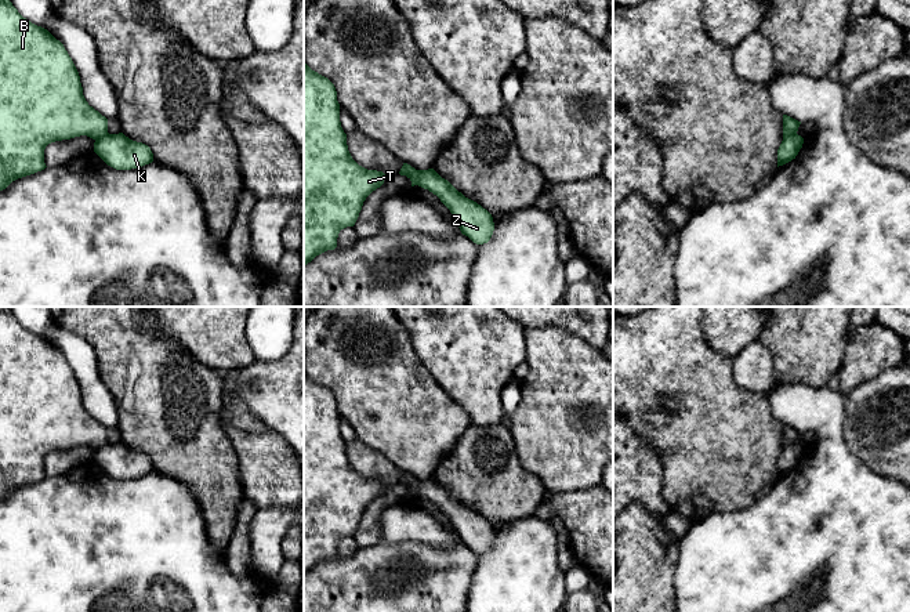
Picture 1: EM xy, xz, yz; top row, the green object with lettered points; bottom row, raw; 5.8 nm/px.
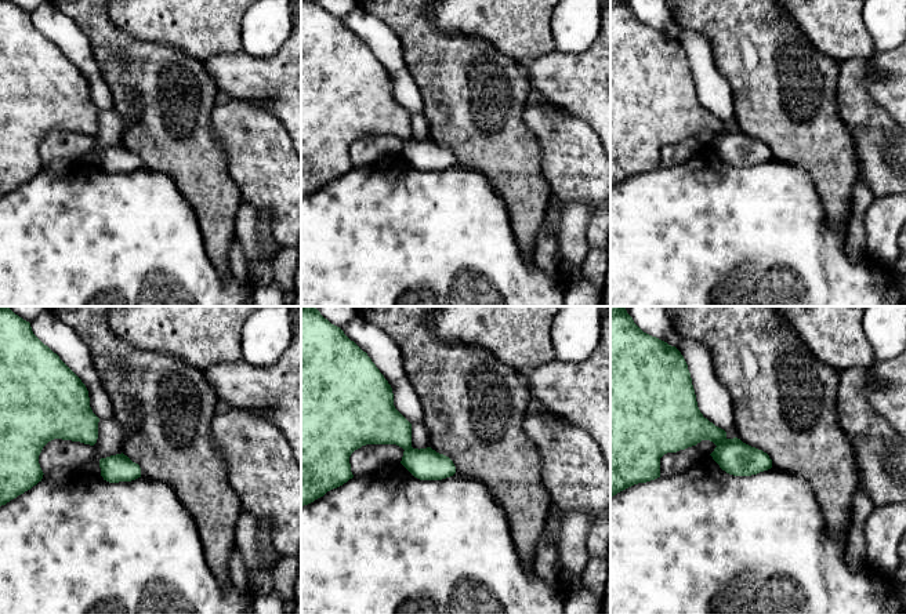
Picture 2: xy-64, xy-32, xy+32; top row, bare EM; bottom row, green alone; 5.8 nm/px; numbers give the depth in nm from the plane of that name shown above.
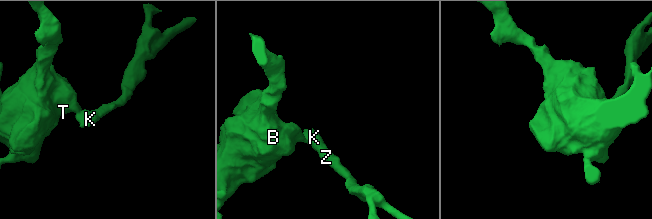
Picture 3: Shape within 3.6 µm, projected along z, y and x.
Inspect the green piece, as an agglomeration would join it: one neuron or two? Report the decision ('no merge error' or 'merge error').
merge error

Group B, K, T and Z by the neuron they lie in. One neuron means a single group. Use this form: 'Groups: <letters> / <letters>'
Groups: B T / K Z

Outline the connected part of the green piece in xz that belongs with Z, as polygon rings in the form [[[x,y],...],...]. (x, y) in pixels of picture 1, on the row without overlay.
[[[413,478],[410,490],[412,496],[418,495],[436,504],[450,519],[461,543],[468,546],[474,553],[483,554],[490,550],[494,540],[492,524],[476,511],[465,507],[434,478]]]

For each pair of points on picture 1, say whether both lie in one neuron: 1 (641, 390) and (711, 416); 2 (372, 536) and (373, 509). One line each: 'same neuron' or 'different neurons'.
1: same neuron
2: same neuron

